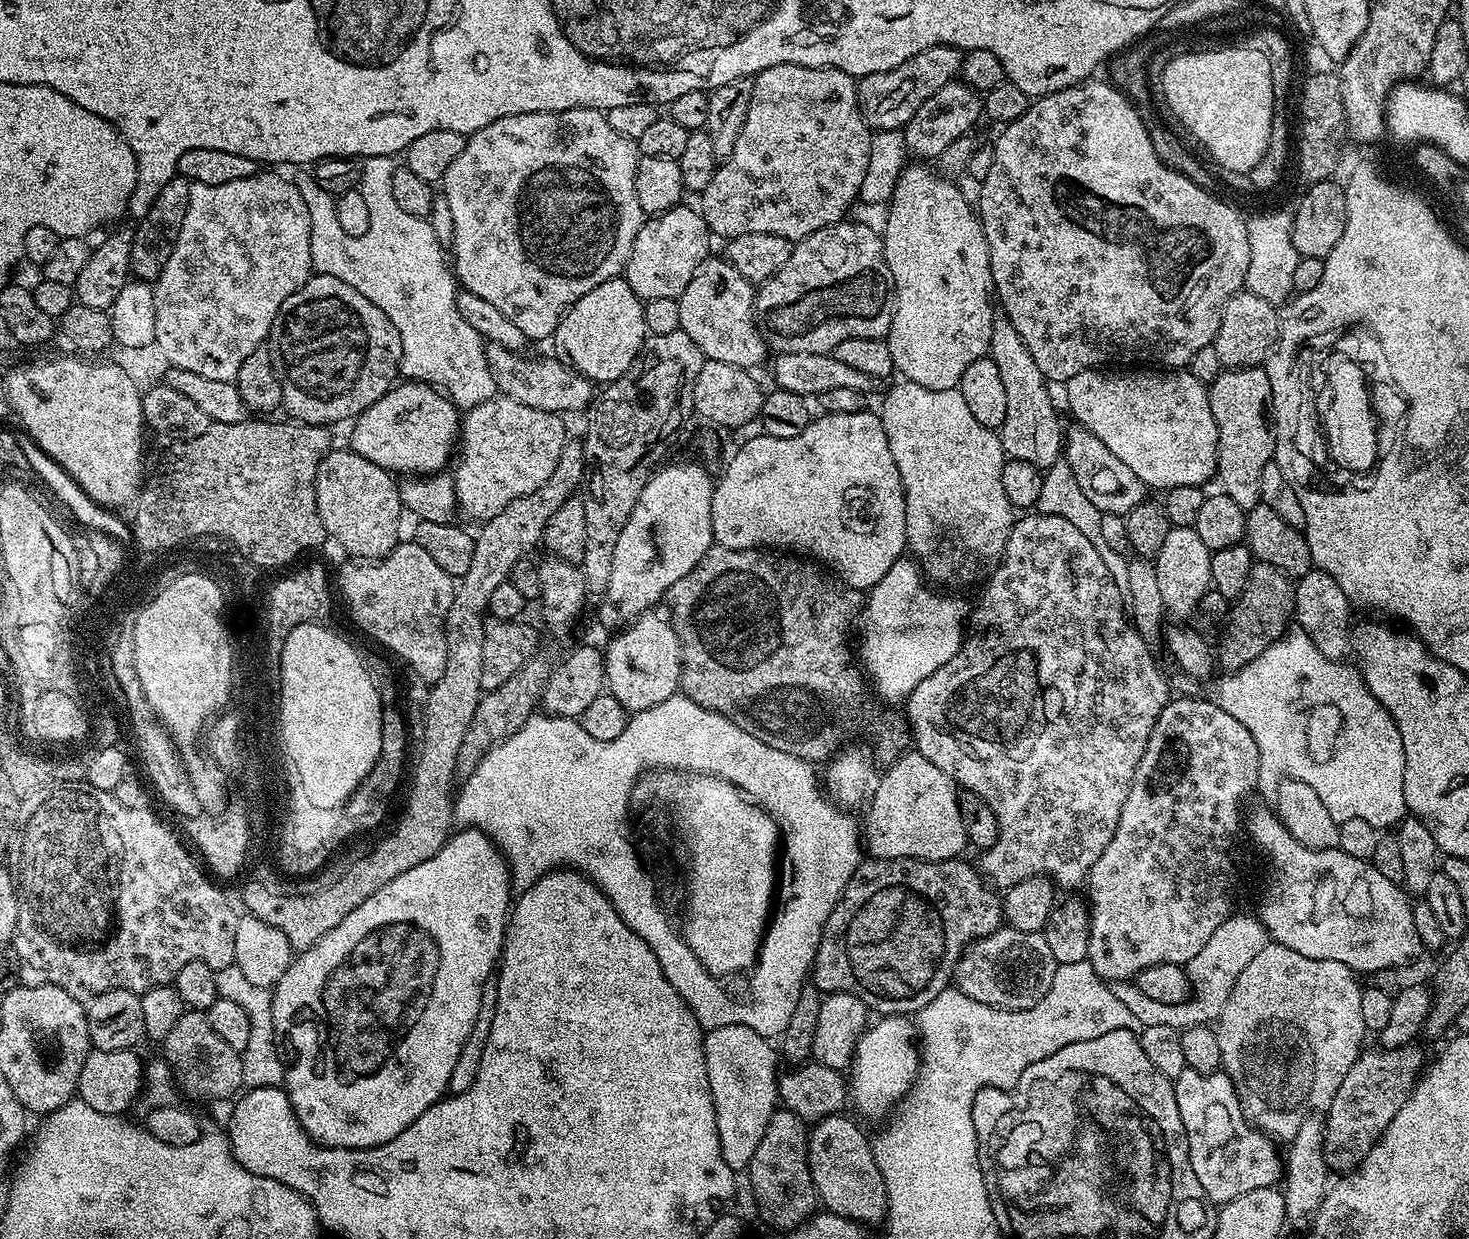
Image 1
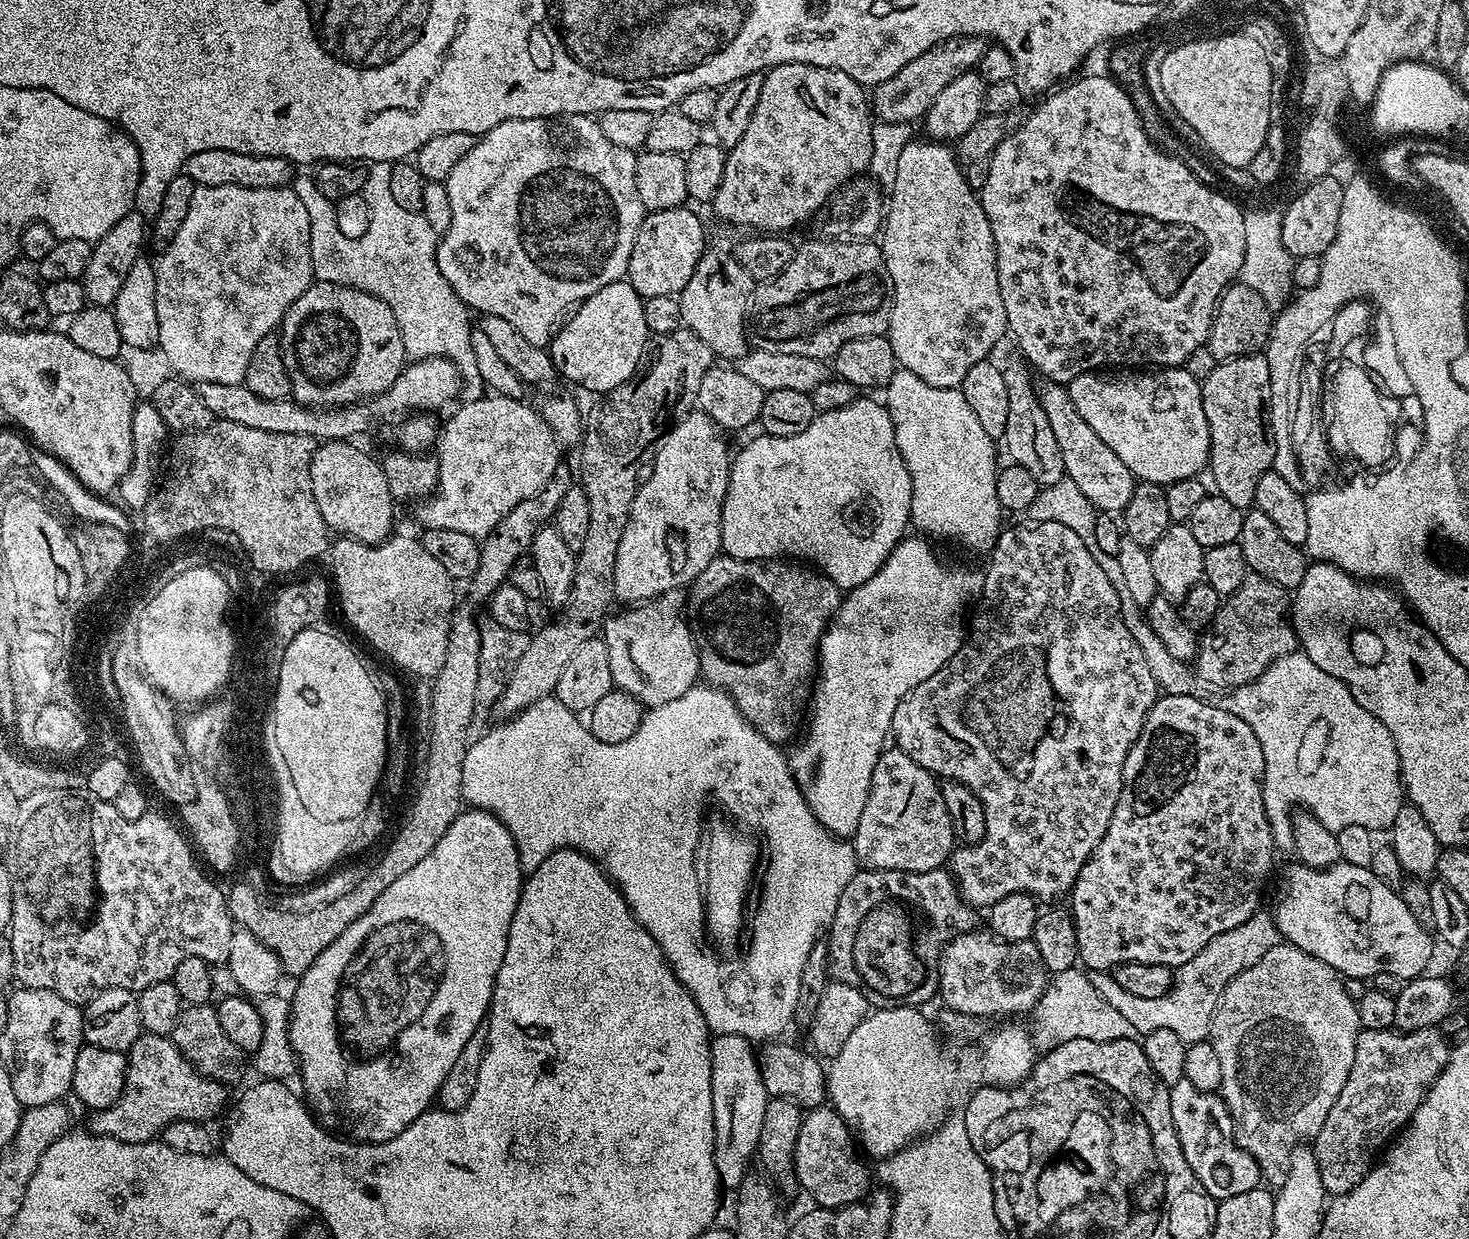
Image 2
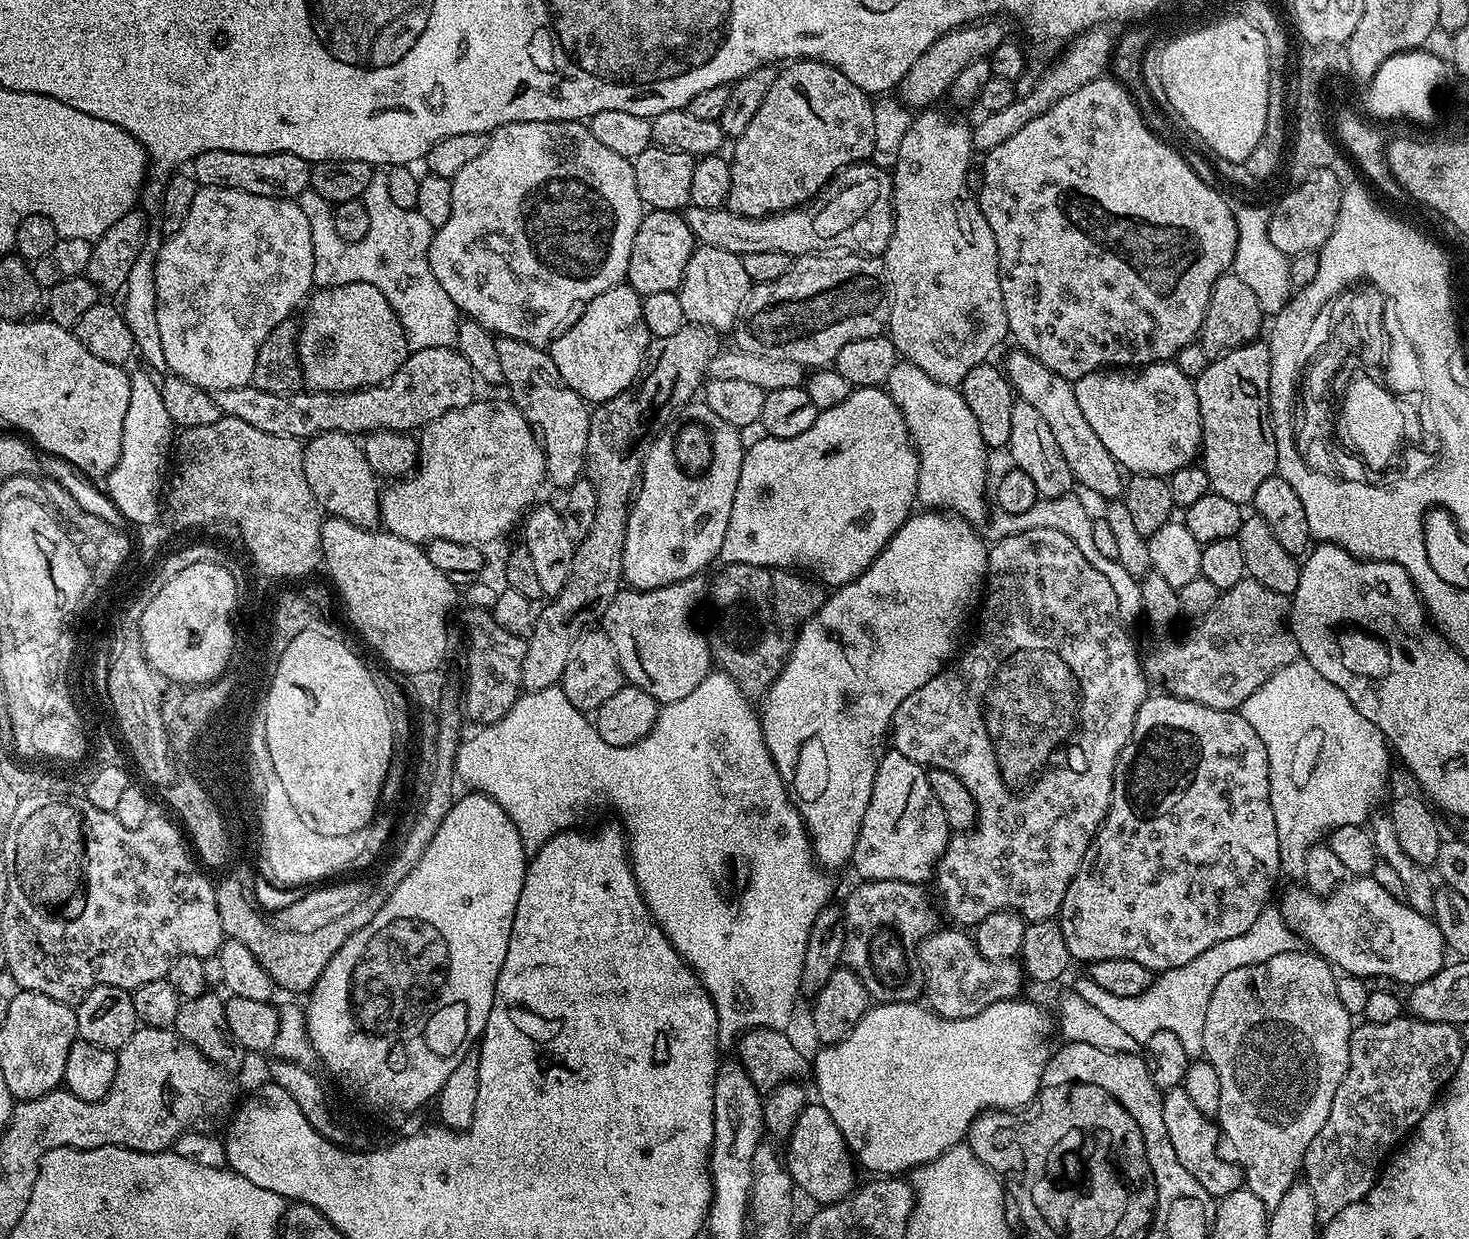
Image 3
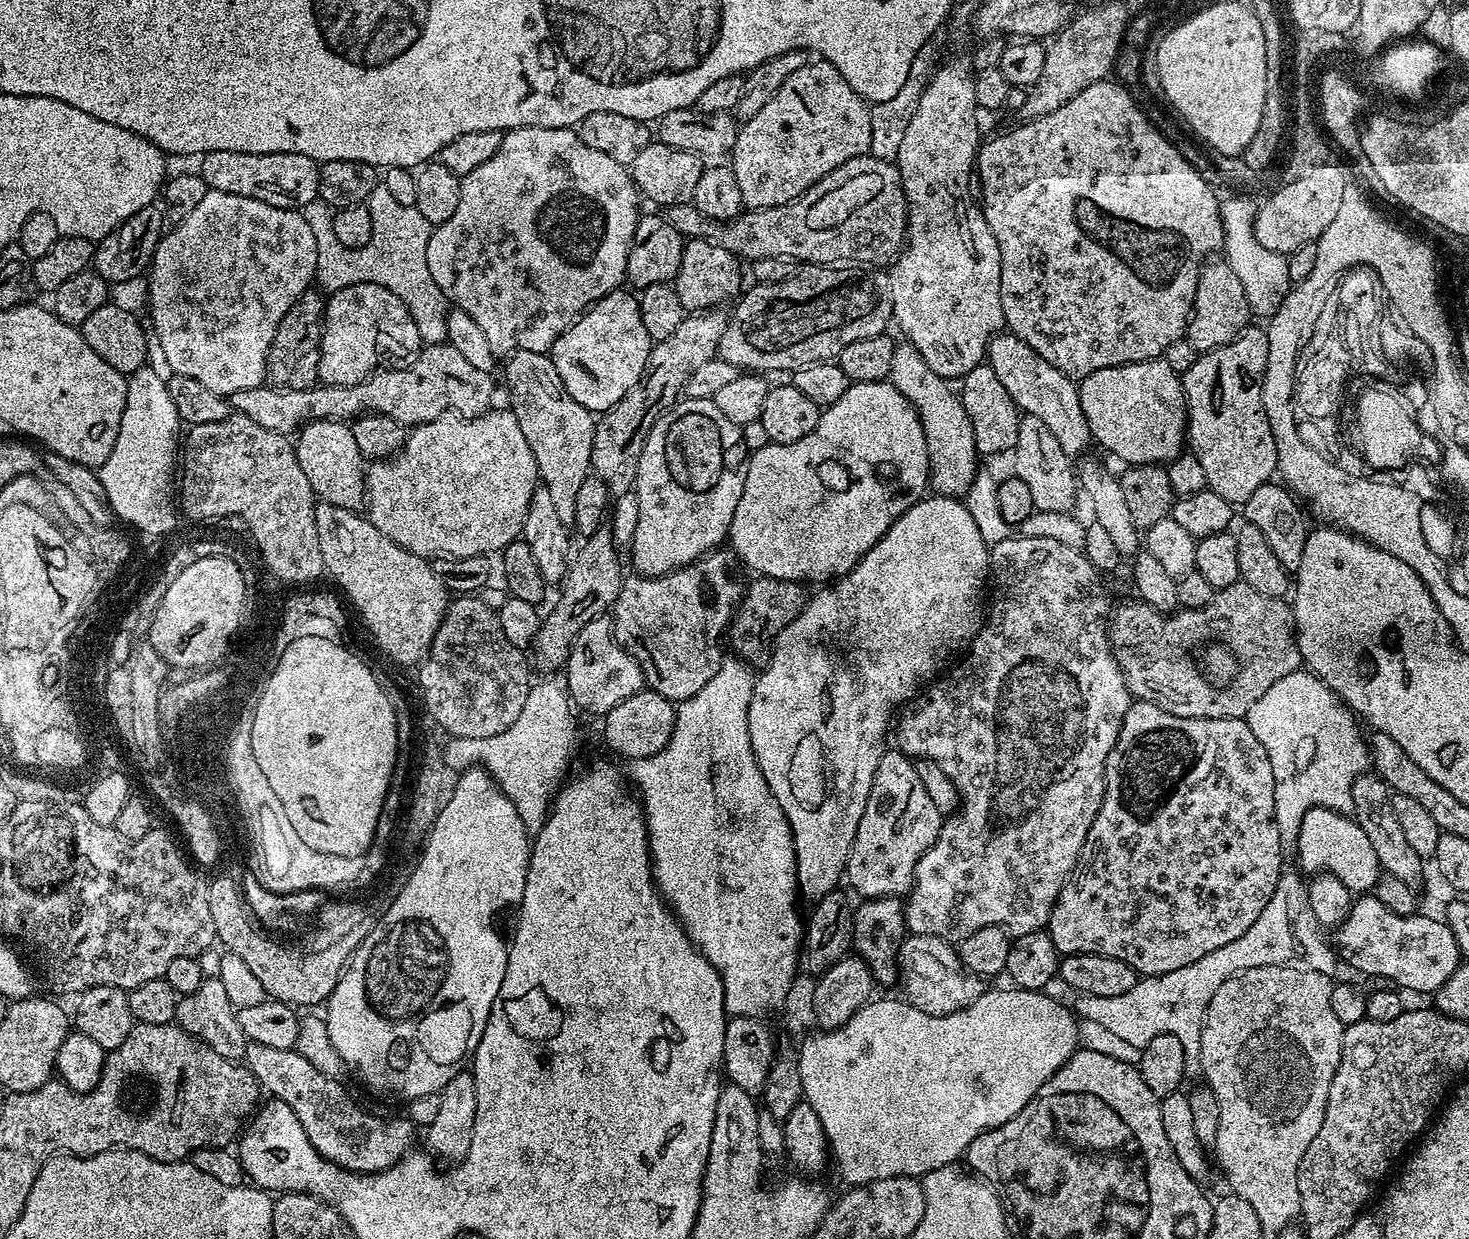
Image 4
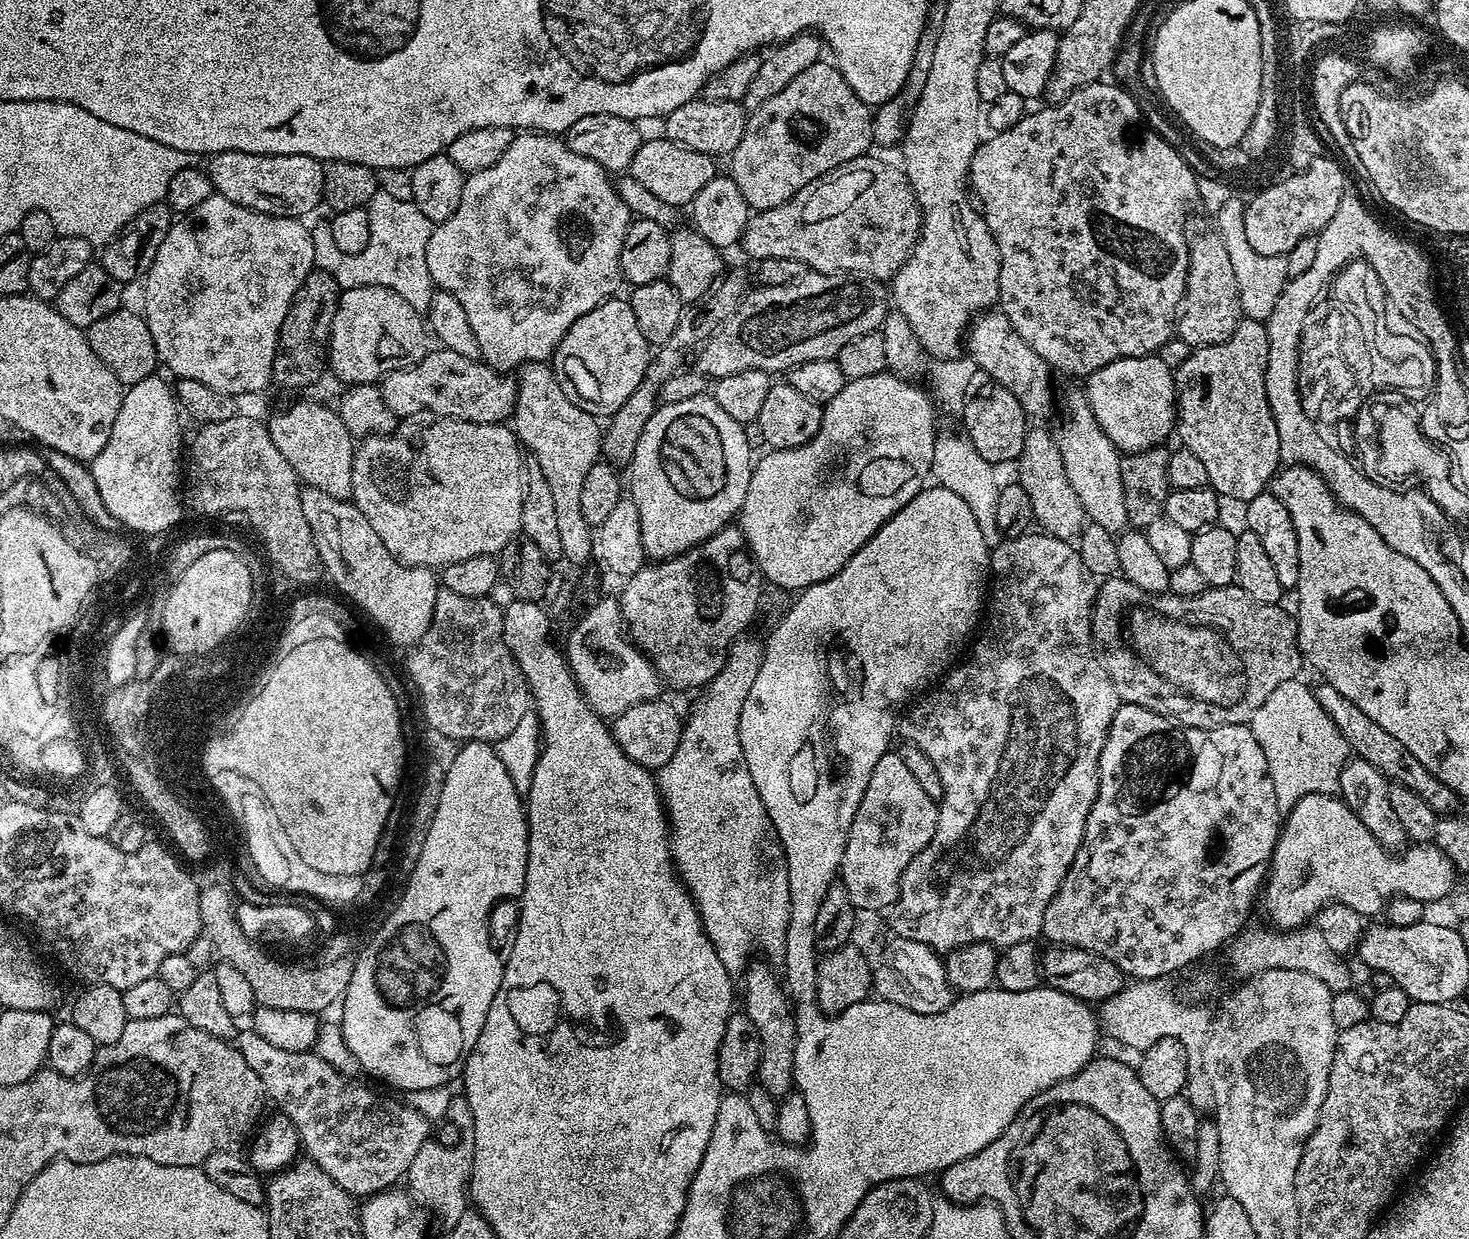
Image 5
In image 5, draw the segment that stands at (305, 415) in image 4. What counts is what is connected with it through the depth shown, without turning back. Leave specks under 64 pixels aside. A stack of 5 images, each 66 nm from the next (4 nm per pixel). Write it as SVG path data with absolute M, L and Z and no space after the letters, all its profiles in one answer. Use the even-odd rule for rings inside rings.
M439 346L425 352L424 357L409 368L399 368L387 373L382 380L382 391L386 406L394 410L397 418L420 418L423 412L429 412L432 418L449 420L465 420L479 424L503 424L516 410L516 381L511 375L497 372L483 360L462 358L462 354L454 354L454 350L446 350Z

